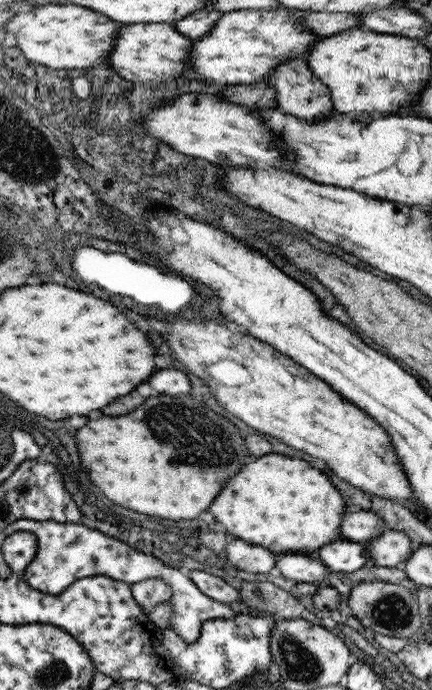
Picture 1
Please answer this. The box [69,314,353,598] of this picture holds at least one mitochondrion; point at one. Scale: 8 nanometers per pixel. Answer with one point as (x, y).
(210, 446)

